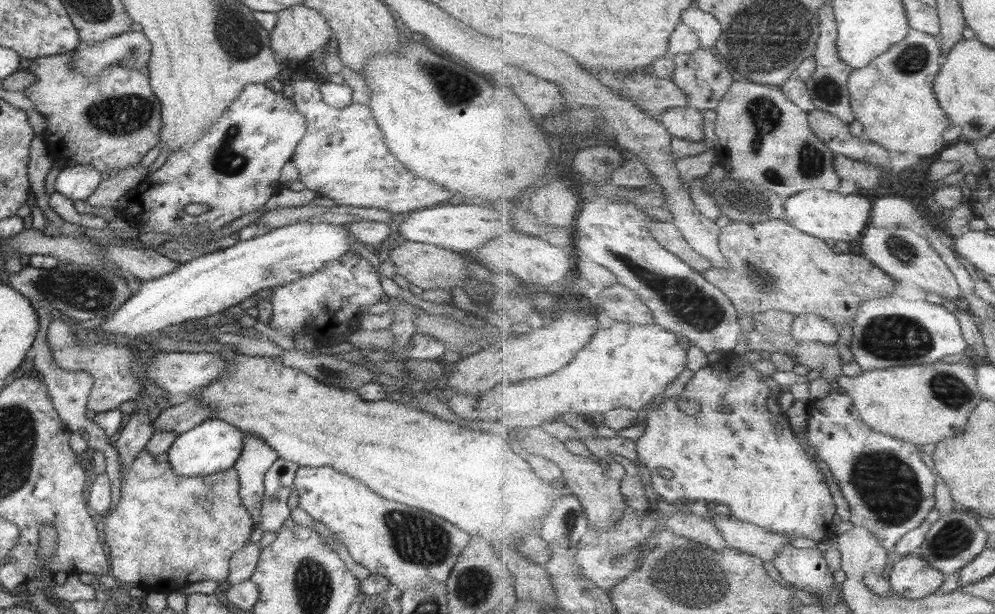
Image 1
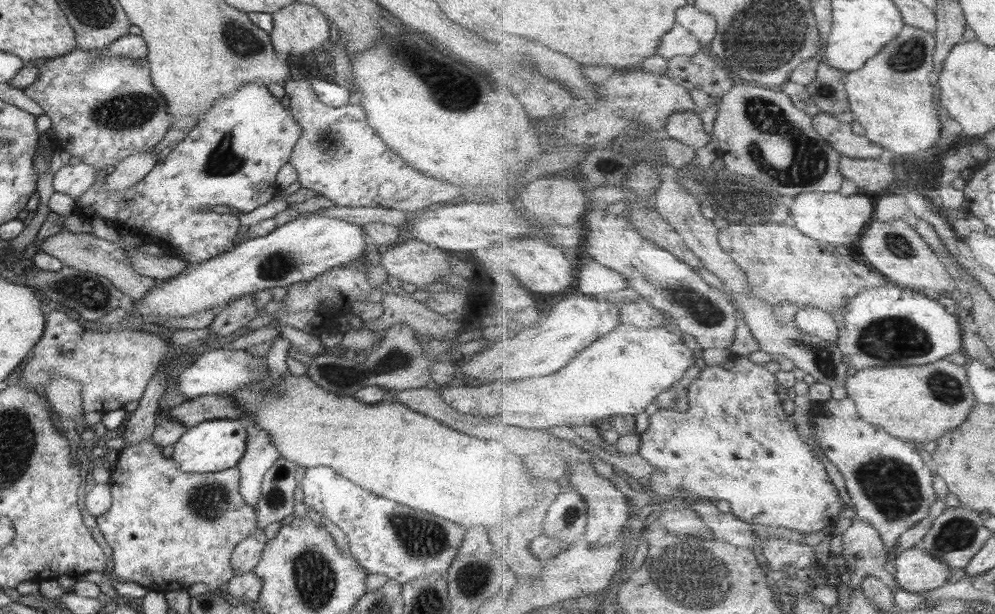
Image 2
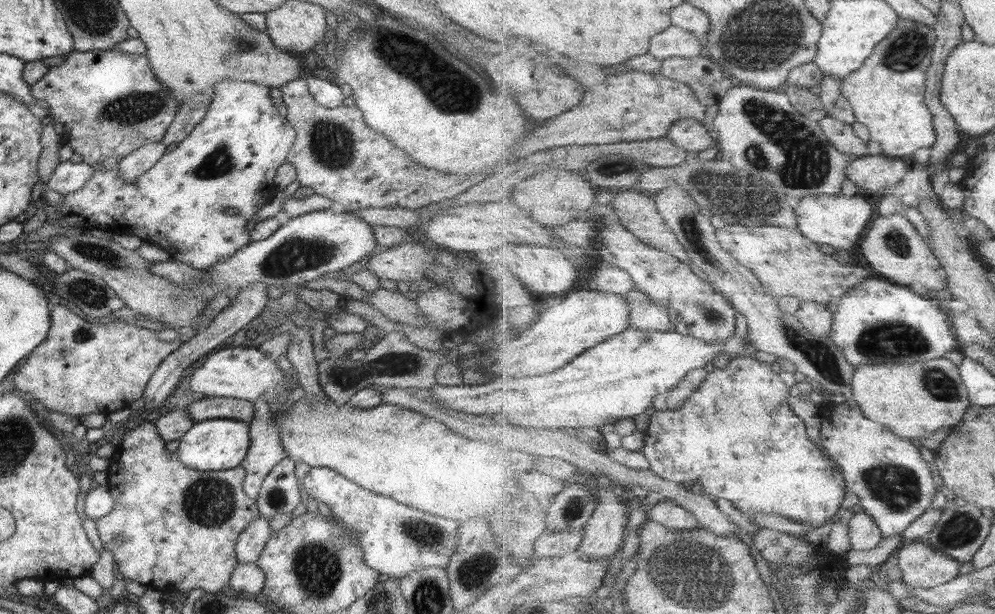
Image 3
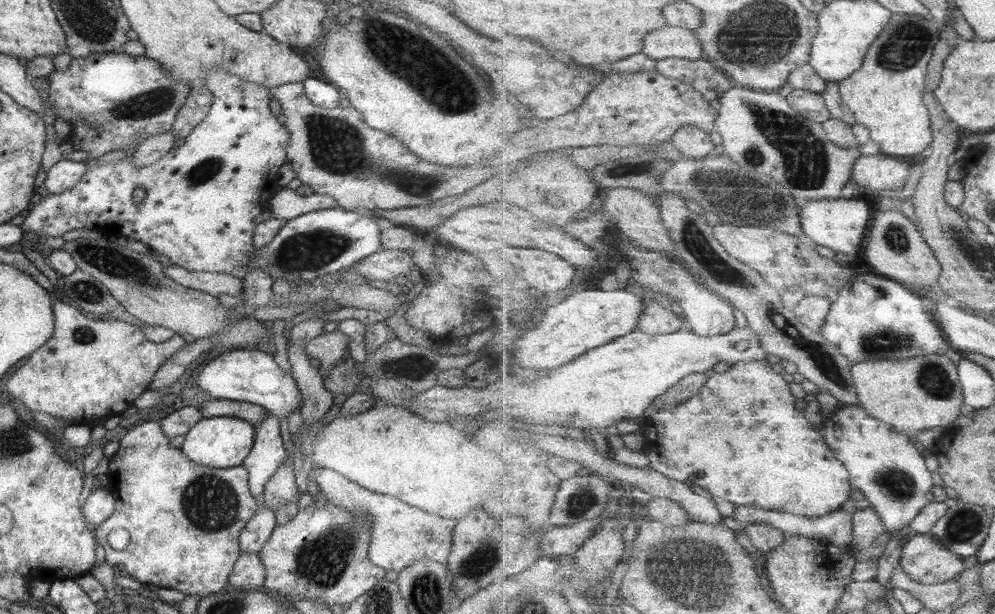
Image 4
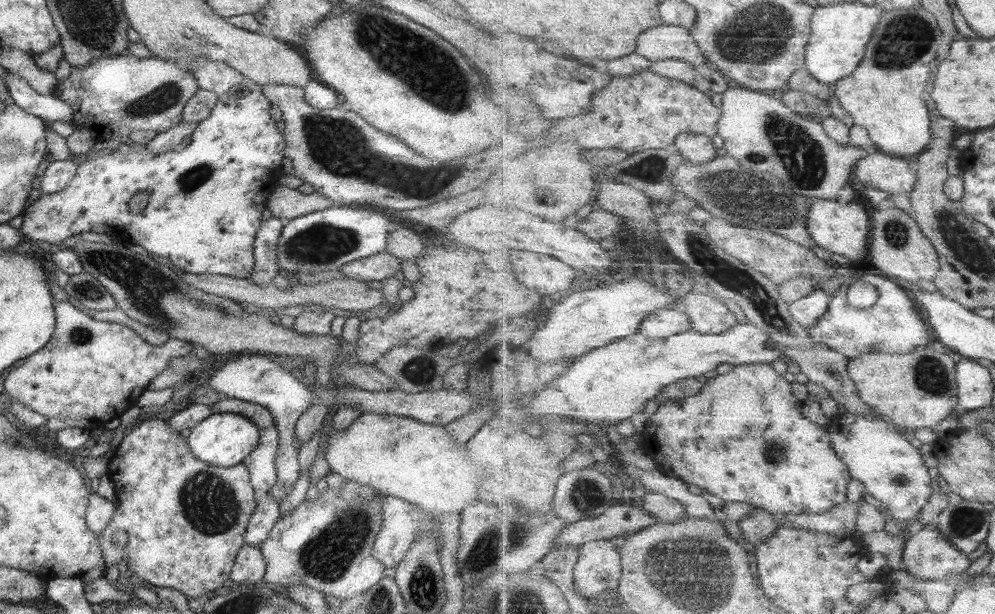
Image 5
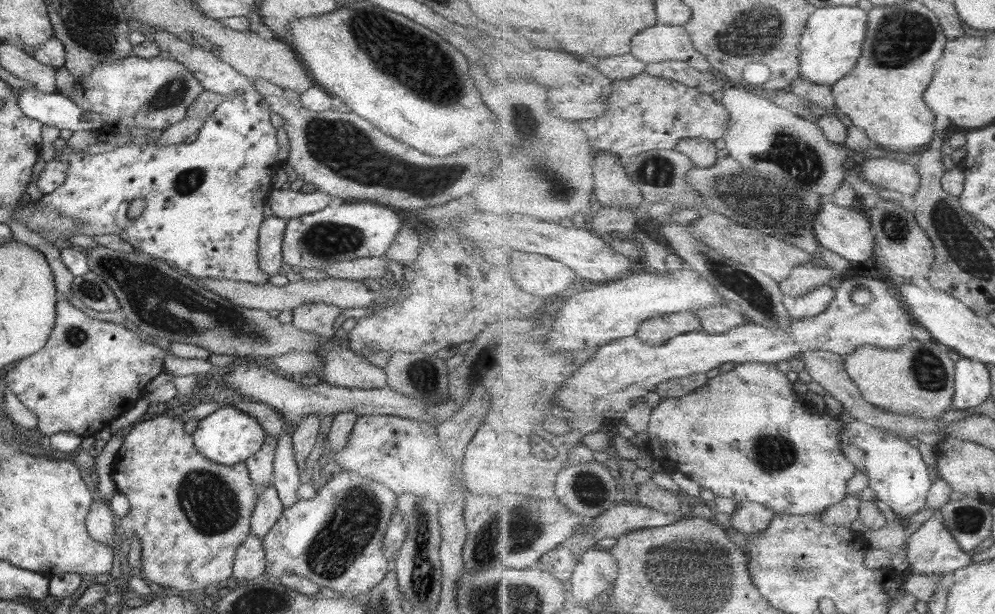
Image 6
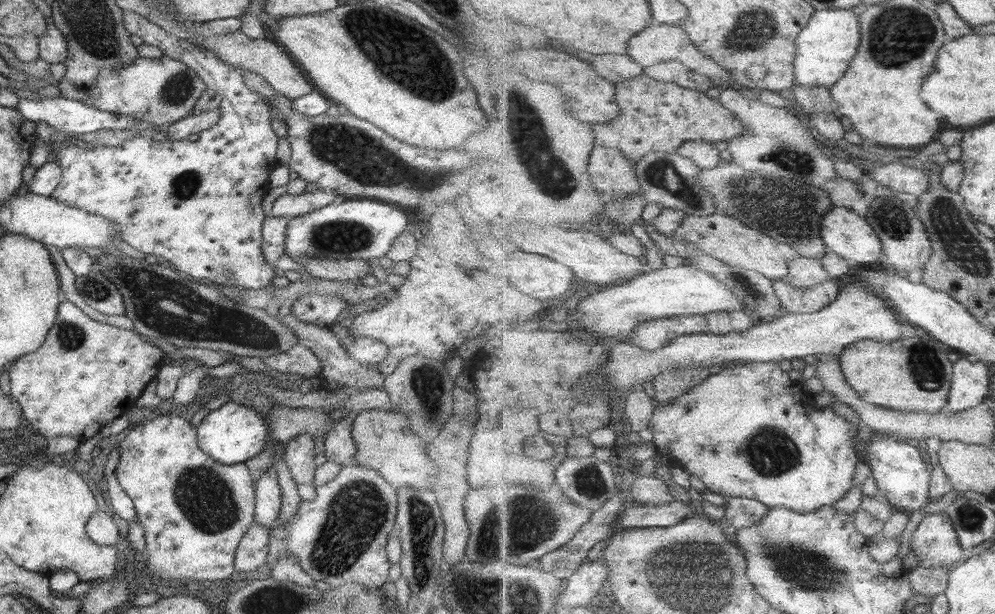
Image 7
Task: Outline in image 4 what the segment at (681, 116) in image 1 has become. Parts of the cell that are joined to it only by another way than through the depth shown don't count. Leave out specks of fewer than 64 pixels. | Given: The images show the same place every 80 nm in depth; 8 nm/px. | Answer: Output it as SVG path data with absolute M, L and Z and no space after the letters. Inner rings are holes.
M683 126L677 130L671 142L687 157L703 158L715 153L716 145L711 136L697 126Z

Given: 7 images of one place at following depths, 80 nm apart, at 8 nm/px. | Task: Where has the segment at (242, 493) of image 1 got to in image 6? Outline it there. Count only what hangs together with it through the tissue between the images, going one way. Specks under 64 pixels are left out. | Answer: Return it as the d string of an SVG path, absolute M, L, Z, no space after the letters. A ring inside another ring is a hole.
M265 435L259 450L244 461L248 478L260 491L272 486L272 462L276 449L276 438Z

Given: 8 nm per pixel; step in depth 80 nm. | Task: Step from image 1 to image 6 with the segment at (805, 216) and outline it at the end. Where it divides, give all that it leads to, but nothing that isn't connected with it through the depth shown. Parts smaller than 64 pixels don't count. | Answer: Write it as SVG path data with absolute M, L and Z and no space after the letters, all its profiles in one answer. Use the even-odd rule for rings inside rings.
M823 200L816 216L815 231L824 249L829 249L851 262L867 262L873 254L877 254L876 237L871 222L868 215L859 209Z

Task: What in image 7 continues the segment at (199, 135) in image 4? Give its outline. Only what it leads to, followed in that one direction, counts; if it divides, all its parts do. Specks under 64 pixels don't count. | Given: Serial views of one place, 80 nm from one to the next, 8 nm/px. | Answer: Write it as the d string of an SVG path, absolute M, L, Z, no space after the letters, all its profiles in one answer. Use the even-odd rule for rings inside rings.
M135 12L123 13L122 18L123 26L129 34L135 34L143 43L159 48L163 56L189 67L207 89L221 97L219 120L207 130L201 131L198 139L193 142L187 139L169 141L161 136L136 137L128 134L116 147L92 143L94 149L86 151L85 148L80 148L83 141L77 141L55 155L55 163L62 170L61 180L48 197L112 222L116 238L144 255L155 254L165 258L171 262L171 266L175 266L175 270L195 281L251 290L264 289L274 278L274 269L265 262L260 249L260 232L265 217L261 200L270 188L268 173L278 165L275 160L278 138L270 128L267 104L245 86L238 69L220 62L210 51L167 34Z

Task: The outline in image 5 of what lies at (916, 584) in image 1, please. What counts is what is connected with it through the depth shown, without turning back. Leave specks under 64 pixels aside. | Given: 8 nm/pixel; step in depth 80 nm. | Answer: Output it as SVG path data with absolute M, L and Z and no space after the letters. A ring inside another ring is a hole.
M933 524L923 526L914 536L908 536L902 565L916 578L943 582L951 574L965 573L971 560L939 531L937 524Z

